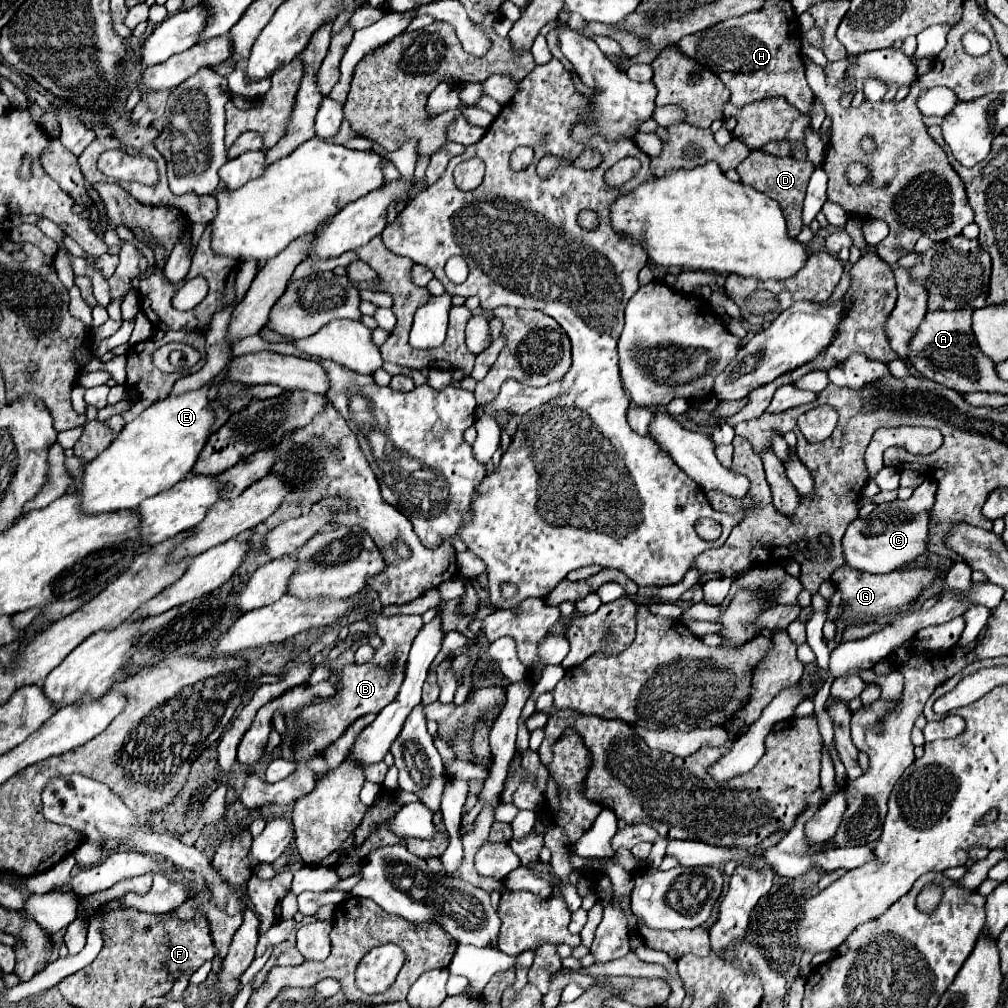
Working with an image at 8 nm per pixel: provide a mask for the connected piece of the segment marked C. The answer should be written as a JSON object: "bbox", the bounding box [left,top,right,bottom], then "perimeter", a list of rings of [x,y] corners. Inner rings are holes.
{"bbox":[842,479,936,573],"perimeter":[[[924,479],[924,483],[916,487],[910,499],[894,499],[892,503],[876,505],[874,513],[864,519],[858,517],[856,521],[852,521],[842,541],[846,563],[852,565],[852,569],[866,573],[890,573],[924,555],[928,551],[930,539],[930,509],[934,505],[934,493],[936,481]]]}

